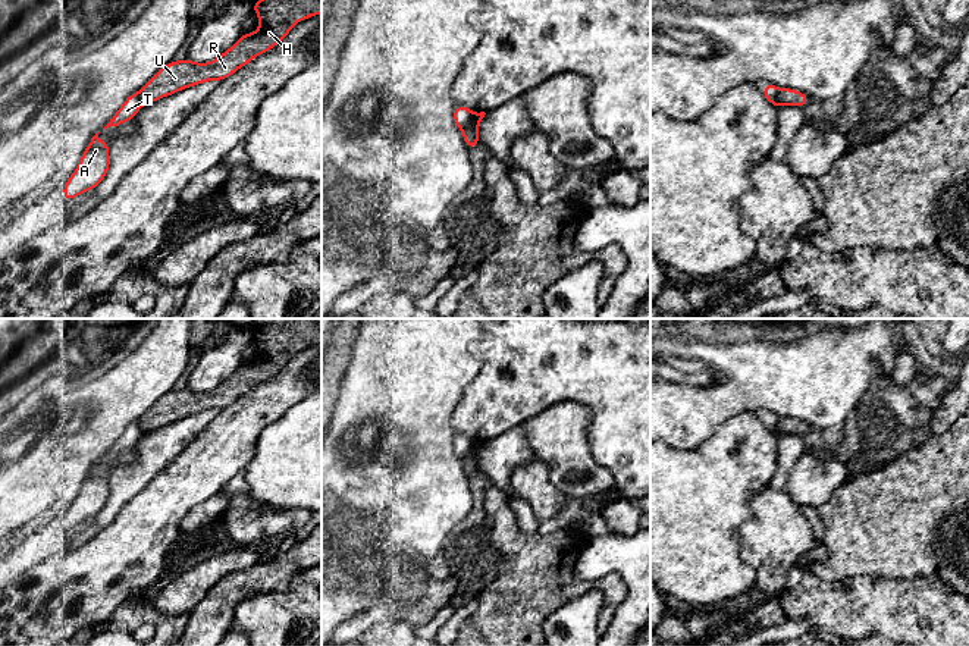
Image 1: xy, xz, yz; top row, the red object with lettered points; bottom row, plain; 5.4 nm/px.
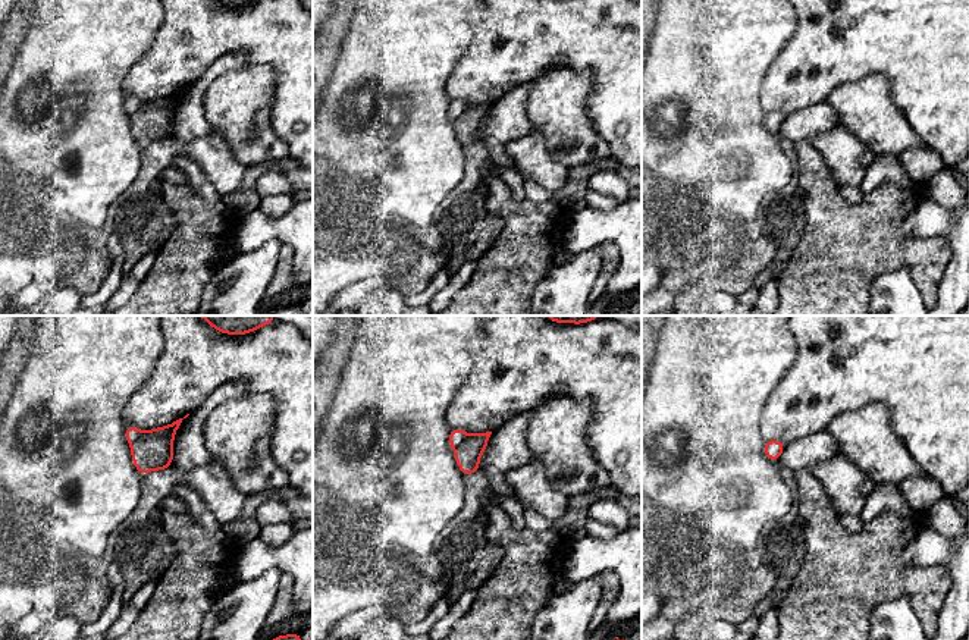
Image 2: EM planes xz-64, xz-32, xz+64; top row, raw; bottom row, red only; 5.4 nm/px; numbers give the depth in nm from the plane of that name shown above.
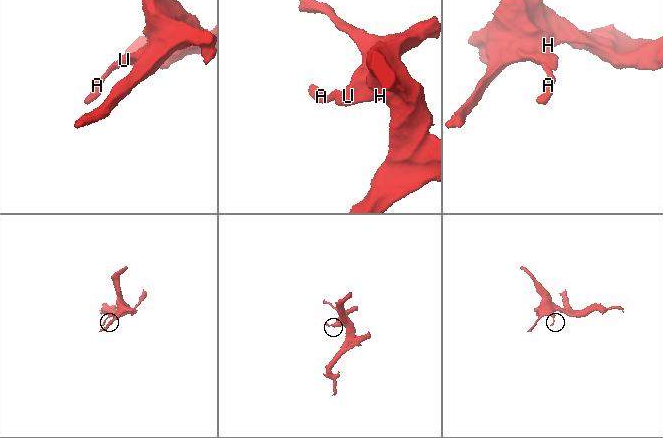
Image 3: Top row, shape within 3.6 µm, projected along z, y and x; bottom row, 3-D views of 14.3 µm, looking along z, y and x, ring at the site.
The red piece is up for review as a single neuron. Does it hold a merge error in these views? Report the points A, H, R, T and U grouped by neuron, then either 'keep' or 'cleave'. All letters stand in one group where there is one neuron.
A T / H R U; cleave

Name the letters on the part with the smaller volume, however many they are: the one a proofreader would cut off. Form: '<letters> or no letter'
A, T

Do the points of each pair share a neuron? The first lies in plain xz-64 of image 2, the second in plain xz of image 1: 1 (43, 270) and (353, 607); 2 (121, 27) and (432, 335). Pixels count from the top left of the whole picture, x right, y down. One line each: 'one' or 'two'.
1: one
2: one

